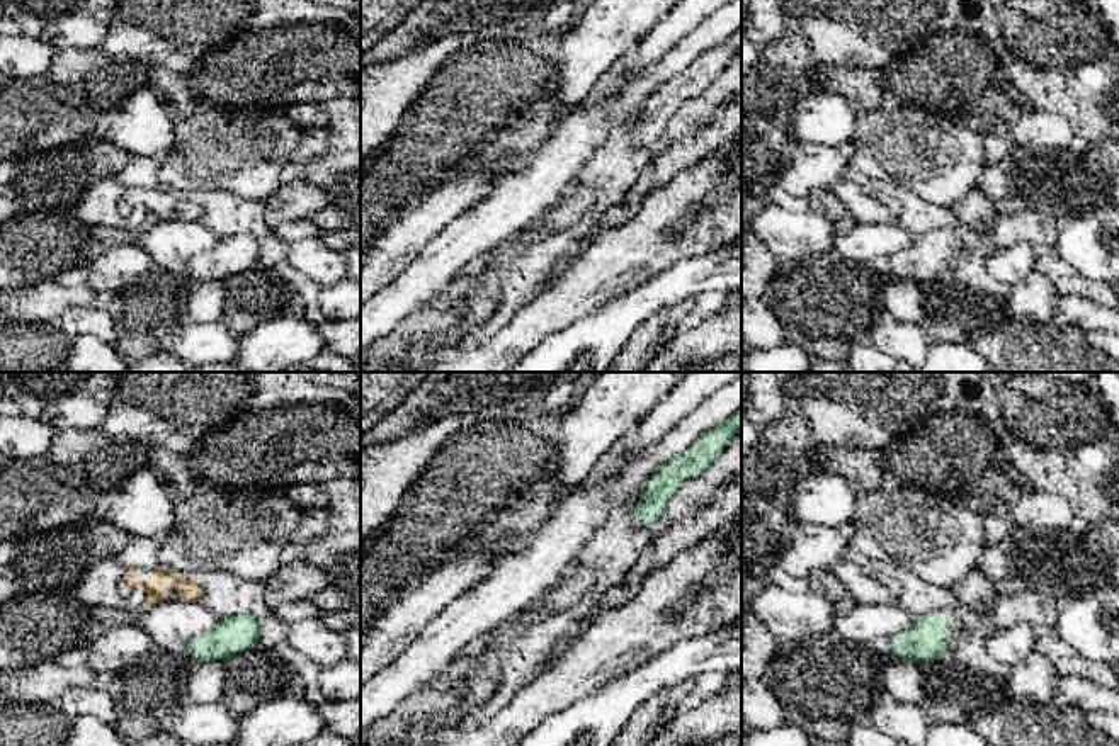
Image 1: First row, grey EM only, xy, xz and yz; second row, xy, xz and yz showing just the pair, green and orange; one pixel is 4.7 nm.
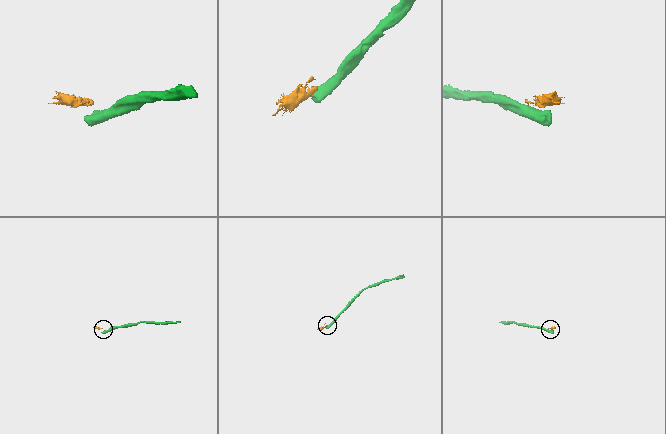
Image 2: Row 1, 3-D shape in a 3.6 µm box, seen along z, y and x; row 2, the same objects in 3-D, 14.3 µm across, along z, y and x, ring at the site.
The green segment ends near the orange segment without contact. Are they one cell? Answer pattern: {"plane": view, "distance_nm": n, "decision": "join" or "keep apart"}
{"plane": "xy", "distance_nm": 140, "decision": "keep apart"}

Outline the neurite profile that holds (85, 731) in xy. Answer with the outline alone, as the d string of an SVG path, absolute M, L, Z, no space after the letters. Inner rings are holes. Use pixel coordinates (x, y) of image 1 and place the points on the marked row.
M77 717L68 731L66 746L129 746L112 724L95 717Z

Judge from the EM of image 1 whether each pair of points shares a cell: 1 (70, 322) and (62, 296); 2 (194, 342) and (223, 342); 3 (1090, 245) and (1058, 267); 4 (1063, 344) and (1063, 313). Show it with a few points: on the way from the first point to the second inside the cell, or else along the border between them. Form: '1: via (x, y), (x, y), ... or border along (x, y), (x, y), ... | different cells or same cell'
1: border along (94, 306), (70, 310), (62, 318), (60, 327) | different cells
2: via (201, 342), (216, 342) | same cell
3: border along (1056, 257), (1080, 274), (1101, 281) | different cells
4: border along (1051, 320), (1058, 325), (1073, 325), (1082, 332) | different cells

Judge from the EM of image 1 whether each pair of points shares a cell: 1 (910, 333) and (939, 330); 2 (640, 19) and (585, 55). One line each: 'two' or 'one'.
1: two
2: one

